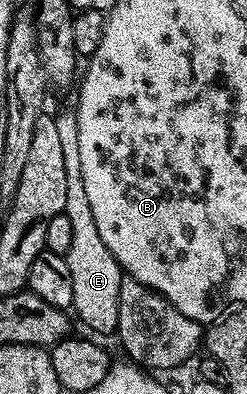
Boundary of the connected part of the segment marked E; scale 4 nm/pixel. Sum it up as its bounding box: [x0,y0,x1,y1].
[58,115,125,337]

